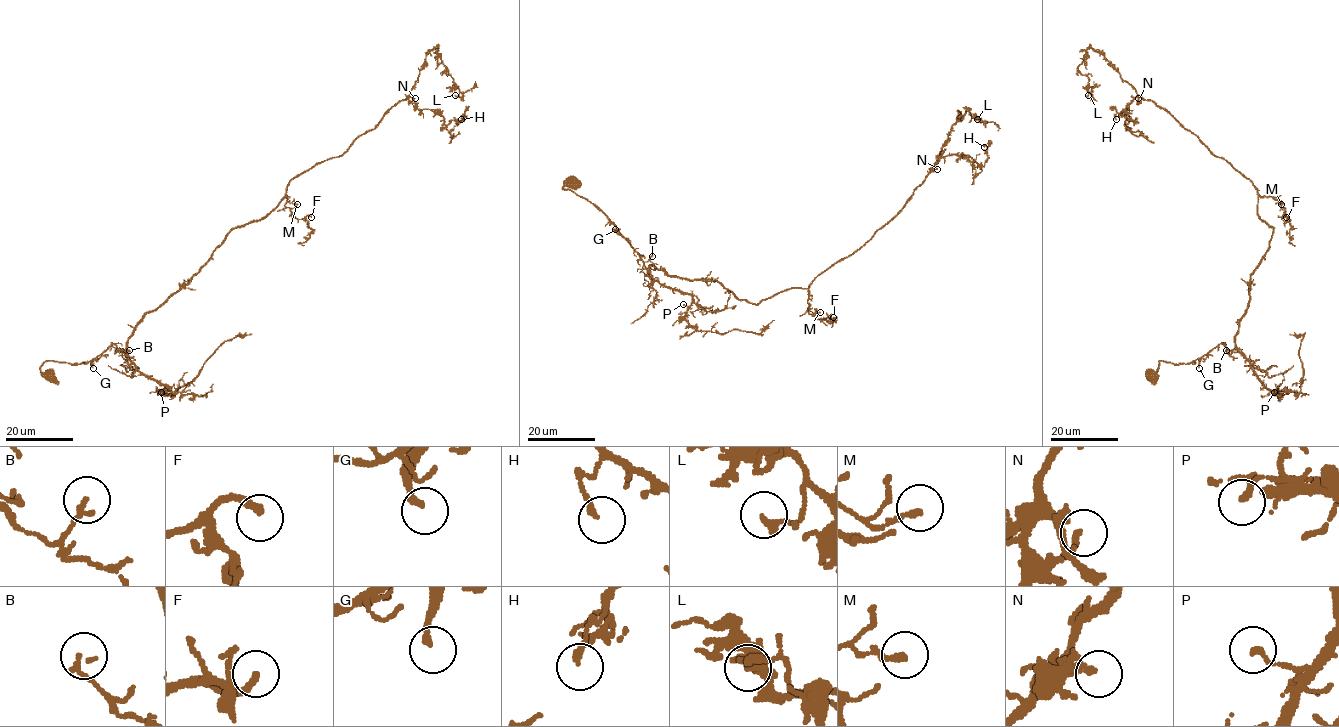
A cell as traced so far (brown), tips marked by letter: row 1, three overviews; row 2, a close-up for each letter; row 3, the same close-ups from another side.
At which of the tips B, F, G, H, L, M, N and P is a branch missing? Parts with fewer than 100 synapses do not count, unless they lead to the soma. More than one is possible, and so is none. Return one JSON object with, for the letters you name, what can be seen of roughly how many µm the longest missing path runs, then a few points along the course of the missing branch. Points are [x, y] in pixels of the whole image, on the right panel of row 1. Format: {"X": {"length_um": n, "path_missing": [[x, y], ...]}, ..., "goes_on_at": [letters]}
{"F": {"length_um": 35, "path_missing": [[1286, 217], [1289, 224], [1276, 232], [1279, 232], [1275, 228], [1278, 224], [1267, 217], [1259, 202], [1261, 198]]}, "goes_on_at": ["F"]}

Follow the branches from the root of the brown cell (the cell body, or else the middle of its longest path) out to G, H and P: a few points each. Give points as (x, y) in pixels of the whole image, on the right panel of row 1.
G: (1150, 377), (1160, 361), (1183, 364), (1198, 359), (1199, 368)
H: (1150, 377), (1160, 361), (1238, 351), (1274, 228), (1255, 186), (1152, 101), (1116, 119)
P: (1150, 377), (1160, 361), (1190, 363), (1222, 344), (1238, 351), (1263, 384), (1269, 390), (1275, 390), (1274, 392)

